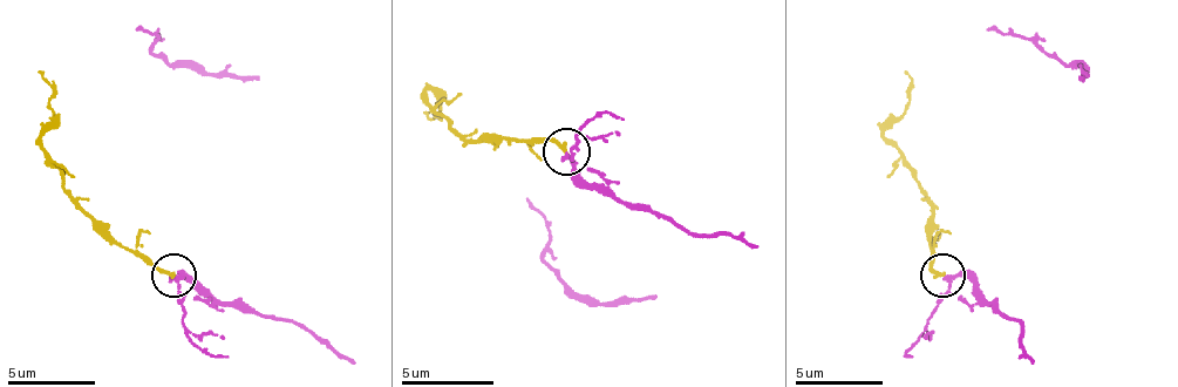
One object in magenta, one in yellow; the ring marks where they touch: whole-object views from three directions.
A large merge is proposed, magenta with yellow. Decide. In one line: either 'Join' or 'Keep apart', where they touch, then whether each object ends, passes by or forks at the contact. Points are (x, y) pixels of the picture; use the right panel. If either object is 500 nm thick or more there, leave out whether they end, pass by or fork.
Join. Place: (942, 276). At the ring magenta passes by. At the ring yellow ends

